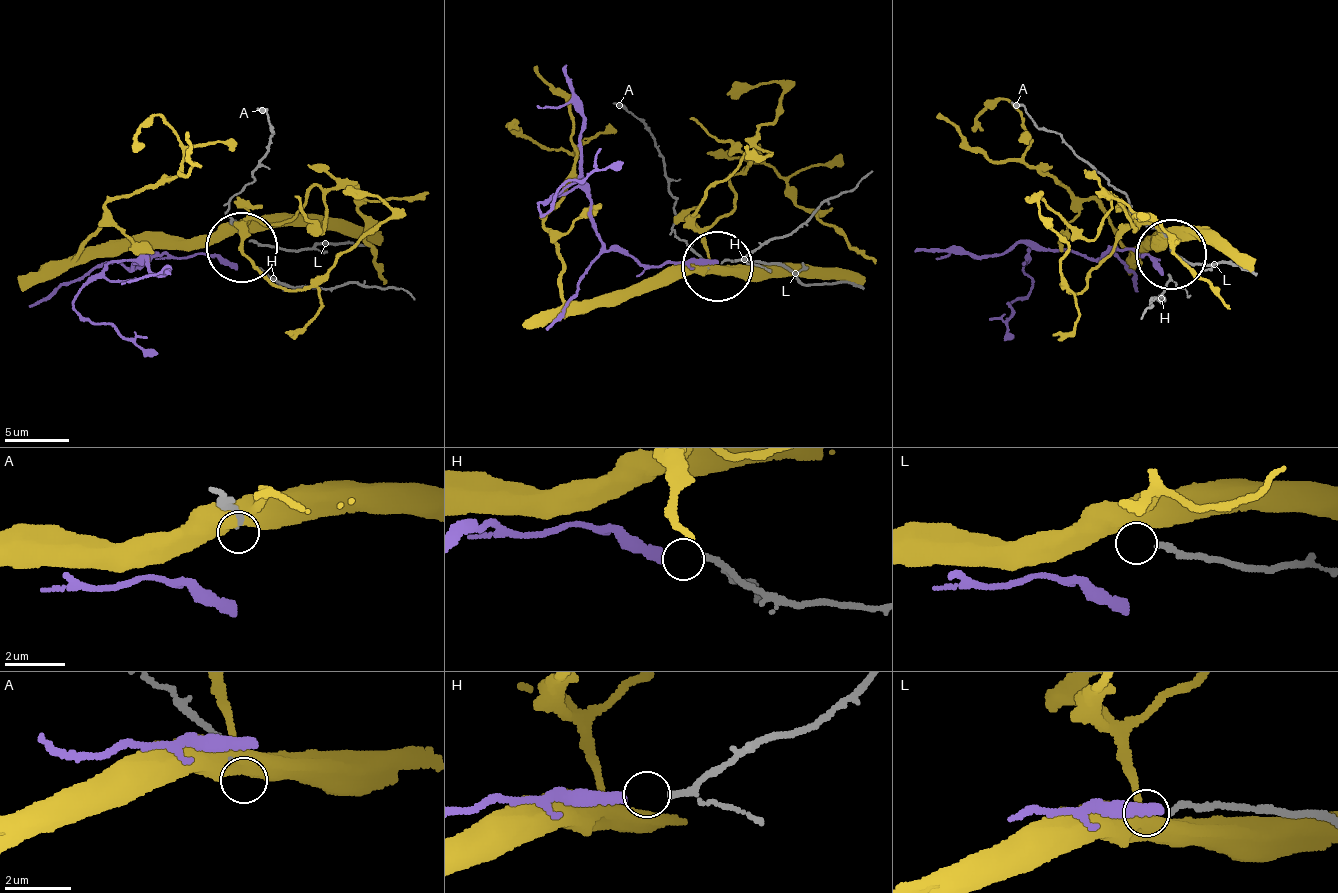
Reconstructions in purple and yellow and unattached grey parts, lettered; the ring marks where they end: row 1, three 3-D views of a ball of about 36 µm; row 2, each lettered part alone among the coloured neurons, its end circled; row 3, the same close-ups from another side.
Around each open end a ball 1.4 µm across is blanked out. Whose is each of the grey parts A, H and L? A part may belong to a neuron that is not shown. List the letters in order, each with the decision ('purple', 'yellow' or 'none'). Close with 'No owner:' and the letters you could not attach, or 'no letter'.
A: none
H: purple
L: none
No owner: A, L

